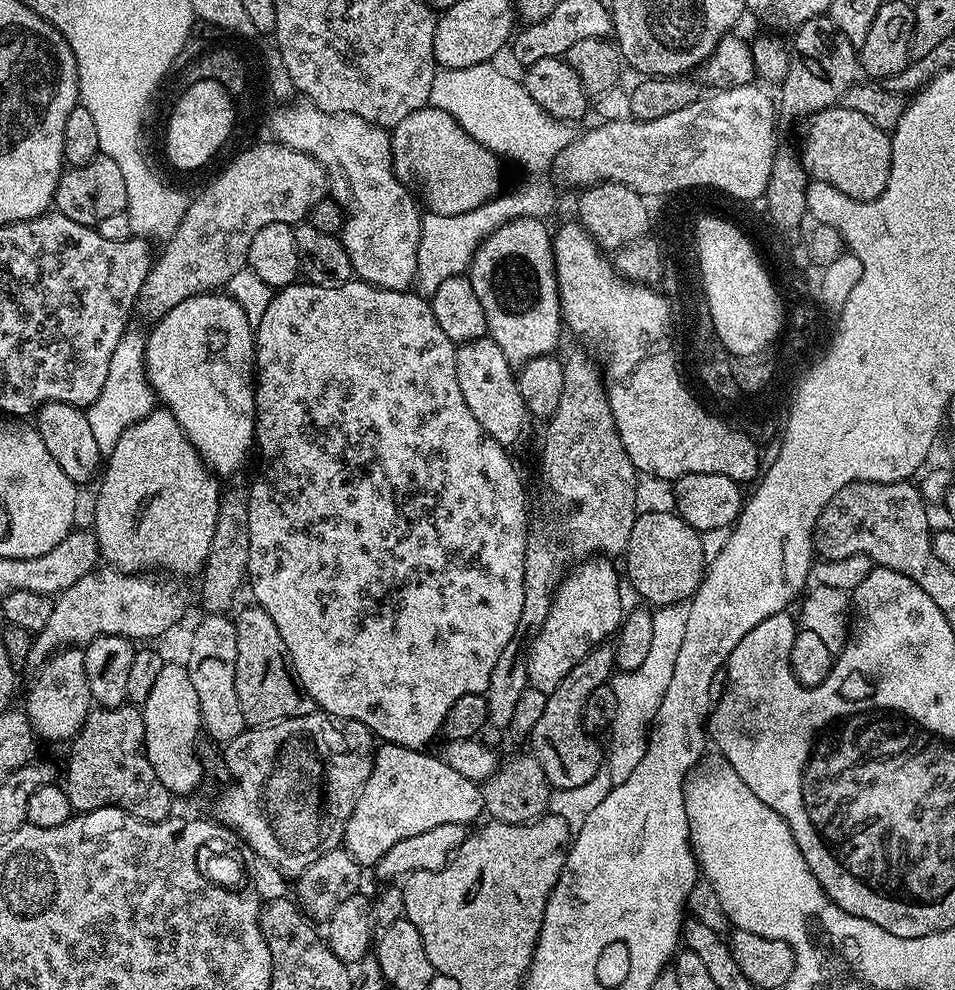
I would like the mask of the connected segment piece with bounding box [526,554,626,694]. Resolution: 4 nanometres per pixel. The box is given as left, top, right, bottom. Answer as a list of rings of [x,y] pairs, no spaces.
[[[596,554],[593,555],[591,558],[584,558],[584,561],[581,562],[580,565],[577,566],[576,569],[573,570],[572,573],[569,574],[568,577],[565,578],[564,581],[557,583],[555,585],[554,591],[550,597],[550,603],[548,606],[548,613],[546,614],[546,620],[544,622],[544,628],[542,631],[538,633],[537,636],[531,637],[530,643],[532,644],[529,648],[526,648],[526,659],[528,661],[528,684],[529,687],[532,687],[536,690],[540,690],[543,693],[550,694],[554,690],[558,688],[561,684],[561,679],[566,678],[566,674],[570,674],[570,670],[575,666],[578,661],[582,658],[586,658],[586,654],[590,654],[590,650],[592,648],[597,648],[598,645],[605,643],[619,629],[621,620],[624,619],[626,615],[626,608],[623,608],[620,605],[620,580],[622,584],[622,576],[616,573],[616,568],[614,565],[611,564],[611,559],[605,558],[603,555]]]

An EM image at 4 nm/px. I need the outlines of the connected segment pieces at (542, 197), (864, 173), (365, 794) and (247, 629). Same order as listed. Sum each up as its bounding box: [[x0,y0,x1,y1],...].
[[417,182,556,296],[802,106,892,200],[342,742,484,866],[234,606,317,725]]

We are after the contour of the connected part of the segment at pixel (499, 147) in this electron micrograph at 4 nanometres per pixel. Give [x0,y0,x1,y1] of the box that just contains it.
[429,63,574,169]

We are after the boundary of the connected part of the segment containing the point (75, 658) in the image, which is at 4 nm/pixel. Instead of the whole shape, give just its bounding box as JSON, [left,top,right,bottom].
[26,646,94,741]

